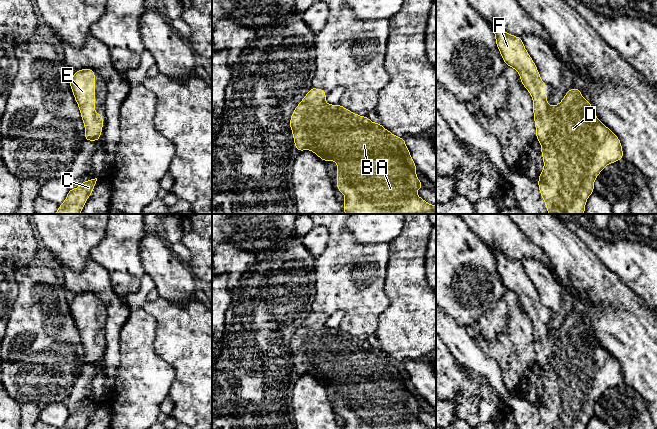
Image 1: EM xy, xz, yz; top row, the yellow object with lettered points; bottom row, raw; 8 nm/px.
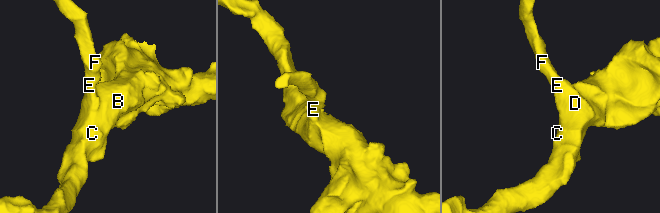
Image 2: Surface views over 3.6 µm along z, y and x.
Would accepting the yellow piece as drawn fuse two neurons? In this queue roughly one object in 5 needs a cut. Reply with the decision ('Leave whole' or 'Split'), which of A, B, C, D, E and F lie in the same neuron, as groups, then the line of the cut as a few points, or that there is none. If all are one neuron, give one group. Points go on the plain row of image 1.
Leave whole. Groups: A B C D E F. No split

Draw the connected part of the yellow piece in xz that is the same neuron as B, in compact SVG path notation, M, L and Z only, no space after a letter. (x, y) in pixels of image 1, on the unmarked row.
M311 311L306 320L296 330L290 342L295 372L301 376L310 374L324 386L337 387L337 414L344 418L343 429L432 429L417 419L417 414L424 412L418 403L410 375L403 361L398 361L385 353L379 346L373 347L346 333L340 328L325 326L327 316Z

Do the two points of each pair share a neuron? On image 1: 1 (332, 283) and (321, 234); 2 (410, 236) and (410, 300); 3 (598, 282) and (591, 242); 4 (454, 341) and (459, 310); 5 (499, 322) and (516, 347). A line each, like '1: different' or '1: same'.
1: different
2: same
3: different
4: different
5: different

